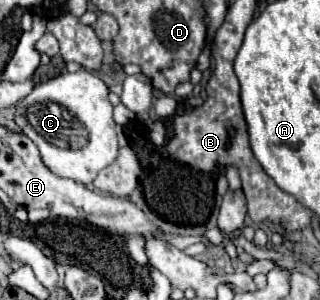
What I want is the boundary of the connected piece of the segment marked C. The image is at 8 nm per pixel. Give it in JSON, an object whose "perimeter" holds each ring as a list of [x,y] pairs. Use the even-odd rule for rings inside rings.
{"perimeter":[[[88,70],[74,74],[64,72],[38,84],[24,100],[18,102],[16,124],[40,148],[42,162],[62,178],[92,184],[100,170],[110,166],[118,156],[118,140],[112,120],[112,104],[106,84]]]}

